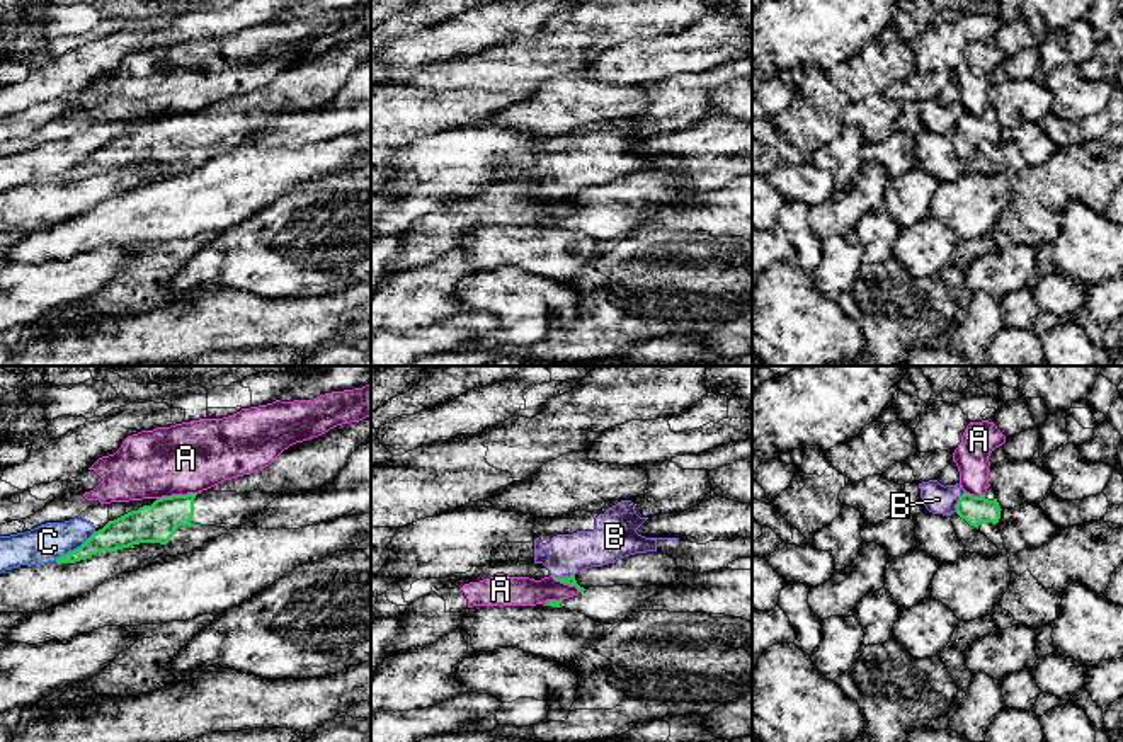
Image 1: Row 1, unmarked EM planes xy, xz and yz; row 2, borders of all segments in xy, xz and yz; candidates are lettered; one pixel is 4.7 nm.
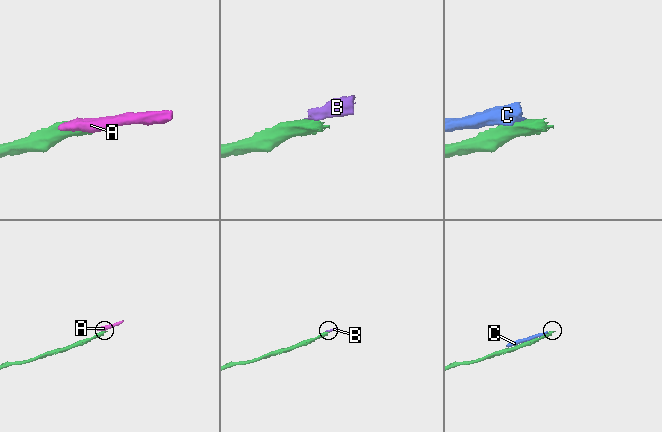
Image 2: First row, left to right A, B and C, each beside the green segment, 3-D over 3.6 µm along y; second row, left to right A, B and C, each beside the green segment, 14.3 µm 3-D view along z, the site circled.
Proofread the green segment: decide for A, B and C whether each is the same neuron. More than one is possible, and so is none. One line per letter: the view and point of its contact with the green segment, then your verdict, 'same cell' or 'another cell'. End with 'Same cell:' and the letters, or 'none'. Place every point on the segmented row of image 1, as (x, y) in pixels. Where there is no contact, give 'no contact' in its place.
A: meets green in xy at (177, 496); another cell
B: meets green in xz at (564, 577); another cell
C: meets green in xy at (77, 548); another cell
Same cell: none

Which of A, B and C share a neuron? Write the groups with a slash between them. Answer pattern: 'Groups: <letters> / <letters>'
Groups: A / B C

